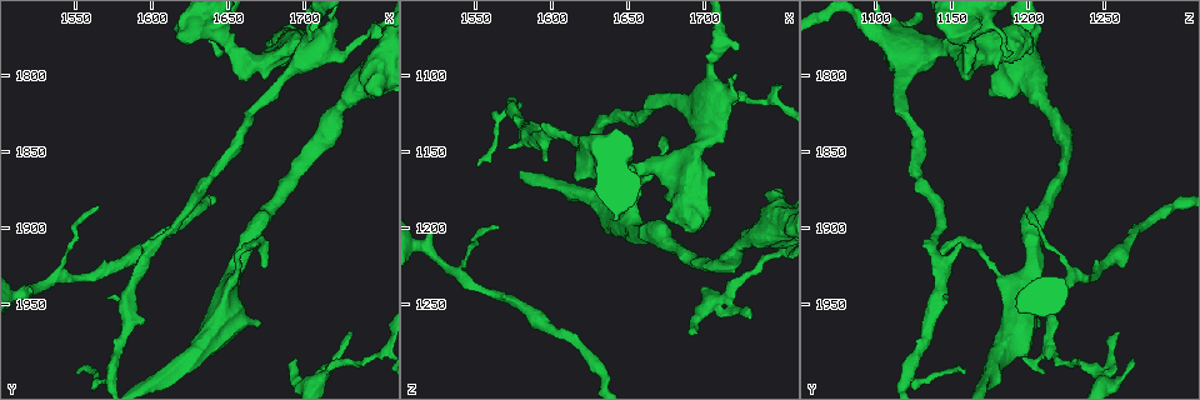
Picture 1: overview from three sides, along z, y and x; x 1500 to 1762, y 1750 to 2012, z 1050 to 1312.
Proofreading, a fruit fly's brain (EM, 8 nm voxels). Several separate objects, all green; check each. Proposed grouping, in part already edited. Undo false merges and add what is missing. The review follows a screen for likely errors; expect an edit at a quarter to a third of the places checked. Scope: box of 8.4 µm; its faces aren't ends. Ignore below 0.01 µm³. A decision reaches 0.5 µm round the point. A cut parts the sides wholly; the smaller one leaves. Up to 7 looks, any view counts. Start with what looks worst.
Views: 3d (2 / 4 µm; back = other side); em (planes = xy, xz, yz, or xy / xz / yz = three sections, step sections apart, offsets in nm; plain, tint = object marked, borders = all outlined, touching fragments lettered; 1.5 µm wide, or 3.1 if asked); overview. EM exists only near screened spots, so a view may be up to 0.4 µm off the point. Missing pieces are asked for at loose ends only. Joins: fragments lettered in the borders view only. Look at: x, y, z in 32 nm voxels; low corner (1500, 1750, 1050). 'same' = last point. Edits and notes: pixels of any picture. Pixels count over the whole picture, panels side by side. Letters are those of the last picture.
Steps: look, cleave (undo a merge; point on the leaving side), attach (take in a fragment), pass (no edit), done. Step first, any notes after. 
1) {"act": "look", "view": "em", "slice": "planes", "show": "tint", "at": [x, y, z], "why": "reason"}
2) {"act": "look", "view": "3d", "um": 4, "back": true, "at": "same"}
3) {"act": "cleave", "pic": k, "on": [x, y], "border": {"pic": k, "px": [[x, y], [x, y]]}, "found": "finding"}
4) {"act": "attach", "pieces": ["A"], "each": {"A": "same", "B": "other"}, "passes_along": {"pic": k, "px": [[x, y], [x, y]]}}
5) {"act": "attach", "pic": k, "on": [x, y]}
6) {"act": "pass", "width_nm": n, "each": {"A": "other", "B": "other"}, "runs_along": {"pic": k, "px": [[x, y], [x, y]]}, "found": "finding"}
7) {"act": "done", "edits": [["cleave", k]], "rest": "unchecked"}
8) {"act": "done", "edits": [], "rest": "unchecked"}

{"act": "look", "view": "em", "slice": "planes", "show": "plain", "at": [1670, 1960, 1206], "why": "free end"}

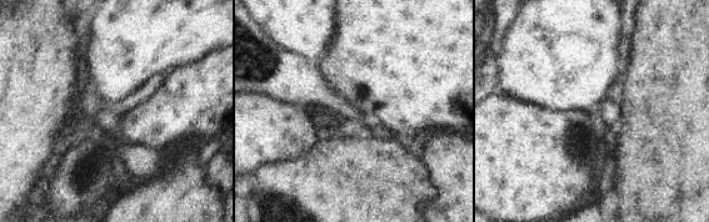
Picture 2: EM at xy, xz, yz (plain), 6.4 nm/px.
{"act": "look", "view": "em", "slice": "planes", "show": "borders", "at": "same", "why": "see the neighbours"}

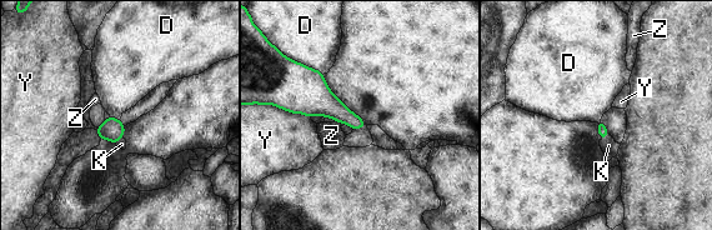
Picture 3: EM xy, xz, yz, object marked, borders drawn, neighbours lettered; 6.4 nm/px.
{"act": "attach", "pieces": ["K"], "each": {"D": "other", "K": "same", "Y": "other", "Z": "other"}, "found": "it goes on there"}

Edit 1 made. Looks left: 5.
{"act": "look", "view": "overview"}

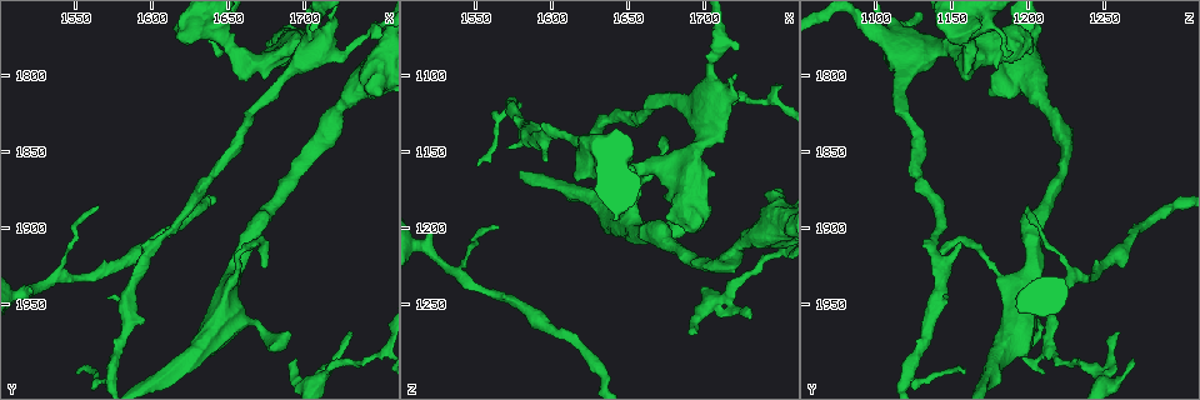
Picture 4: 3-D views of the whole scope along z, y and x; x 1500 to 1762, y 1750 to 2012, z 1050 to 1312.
{"act": "look", "view": "em", "slice": "xy", "step": 8, "show": "borders", "at": [1550, 1994, 1158], "why": "tapers out"}

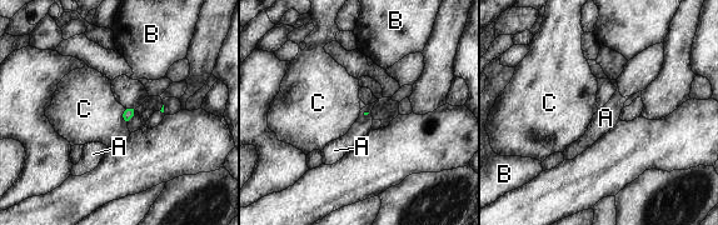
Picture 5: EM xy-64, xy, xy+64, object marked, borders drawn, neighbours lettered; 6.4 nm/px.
{"act": "pass", "each": {"A": "other", "B": "other", "C": "other"}, "border": {"pic": 5, "px": [[124, 108], [123, 121], [126, 124]]}, "found": "no lettered fragment goes on from it"}

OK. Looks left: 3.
{"act": "look", "view": "em", "slice": "planes", "show": "borders", "at": [1646, 1784, 1188], "why": "branch stops here"}

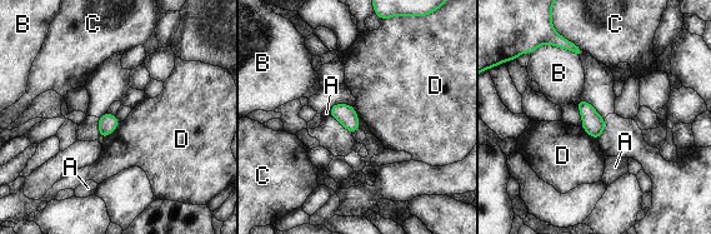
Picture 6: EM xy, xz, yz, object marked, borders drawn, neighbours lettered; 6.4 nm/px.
{"act": "pass", "width_nm": 120, "longest_contact_nm": ["D", 140], "each": {"A": "other", "B": "other", "C": "other", "D": "other"}, "found": "no lettered fragment goes on from it"}

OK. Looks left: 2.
{"act": "done", "edits": [["attach", 3]], "rest": "unchecked"}

